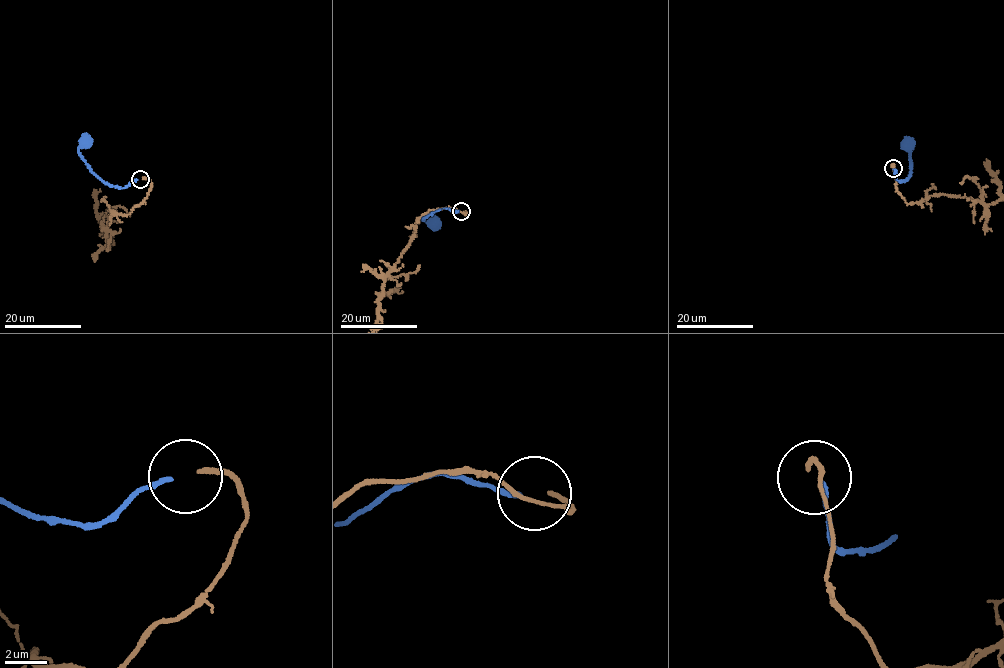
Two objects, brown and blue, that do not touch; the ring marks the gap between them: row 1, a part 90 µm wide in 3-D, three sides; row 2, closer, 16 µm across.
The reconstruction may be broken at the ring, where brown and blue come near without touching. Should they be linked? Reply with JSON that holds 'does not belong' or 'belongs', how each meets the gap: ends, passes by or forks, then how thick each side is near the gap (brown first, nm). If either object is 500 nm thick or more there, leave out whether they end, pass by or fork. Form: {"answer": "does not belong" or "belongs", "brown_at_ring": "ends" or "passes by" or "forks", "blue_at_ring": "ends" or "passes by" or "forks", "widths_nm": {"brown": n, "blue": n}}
{"answer": "belongs", "brown_at_ring": "ends", "blue_at_ring": "ends", "widths_nm": {"brown": 220, "blue": 240}}

